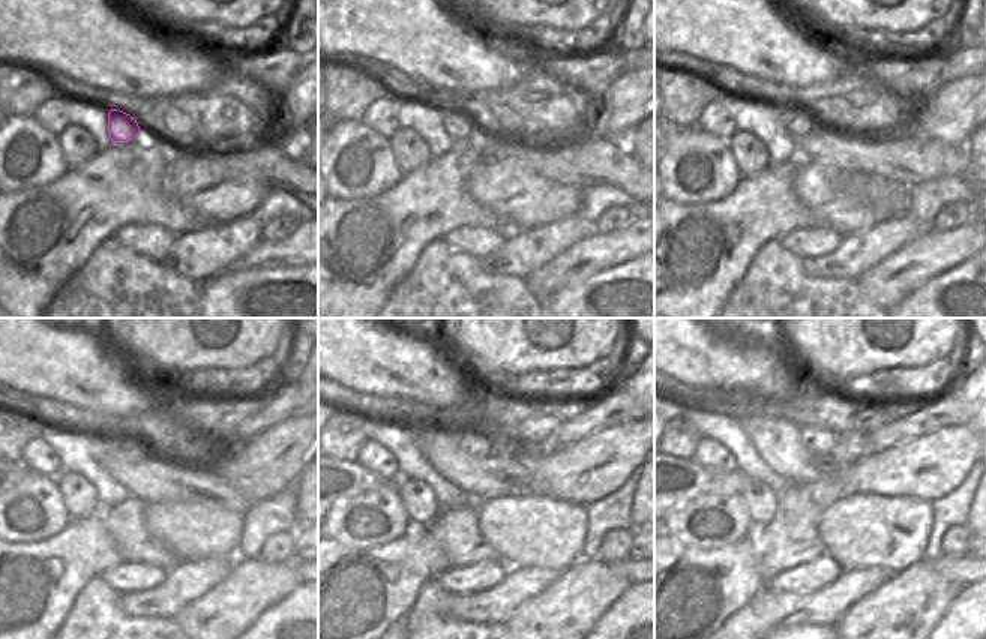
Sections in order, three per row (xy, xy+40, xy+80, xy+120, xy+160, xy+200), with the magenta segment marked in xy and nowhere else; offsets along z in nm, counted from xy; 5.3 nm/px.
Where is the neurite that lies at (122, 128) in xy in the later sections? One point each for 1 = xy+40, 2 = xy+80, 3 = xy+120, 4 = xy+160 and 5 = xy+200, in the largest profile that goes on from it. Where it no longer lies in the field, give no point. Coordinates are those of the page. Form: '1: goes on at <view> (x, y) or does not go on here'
1: goes on at xy+40 (458, 125)
2: goes on at xy+80 (797, 122)
3: goes on at xy+120 (134, 444)
4: goes on at xy+160 (480, 441)
5: goes on at xy+200 (817, 440)

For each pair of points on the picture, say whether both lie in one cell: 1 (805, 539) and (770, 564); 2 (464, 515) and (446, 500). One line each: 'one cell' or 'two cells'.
1: one cell
2: two cells

